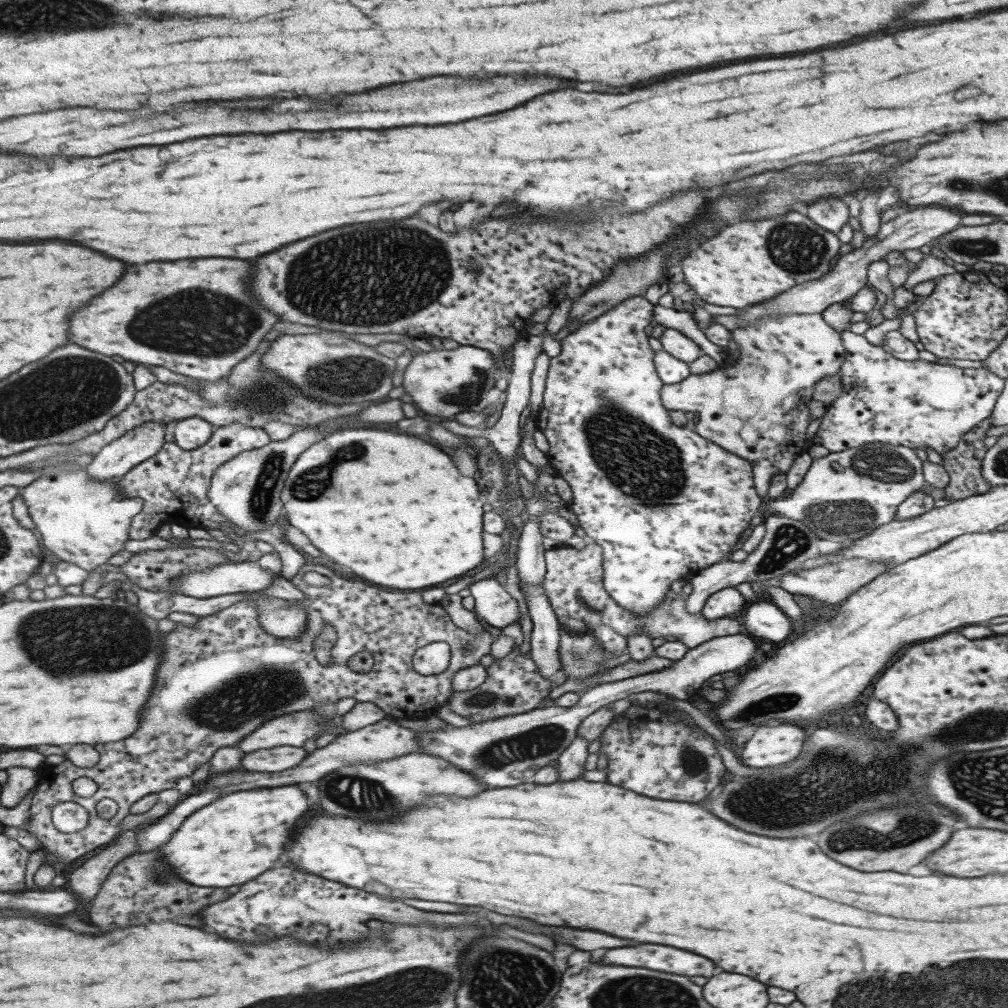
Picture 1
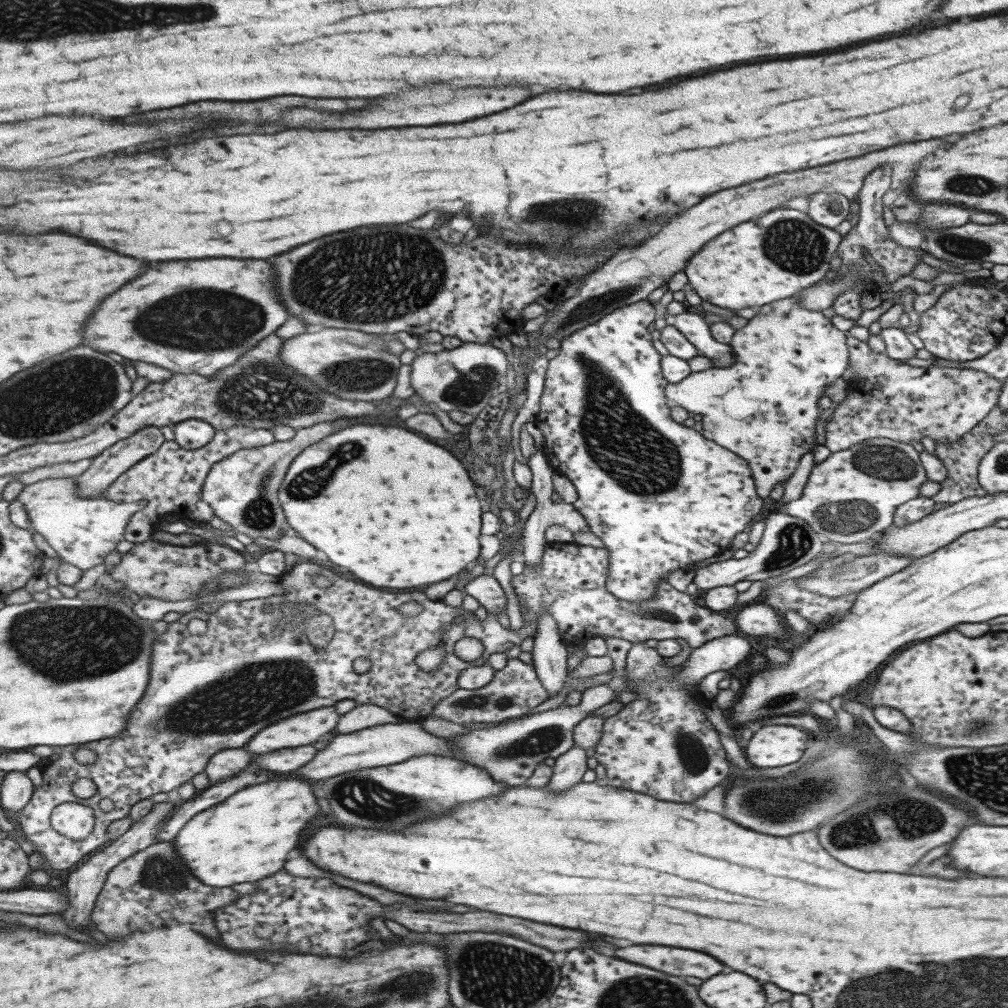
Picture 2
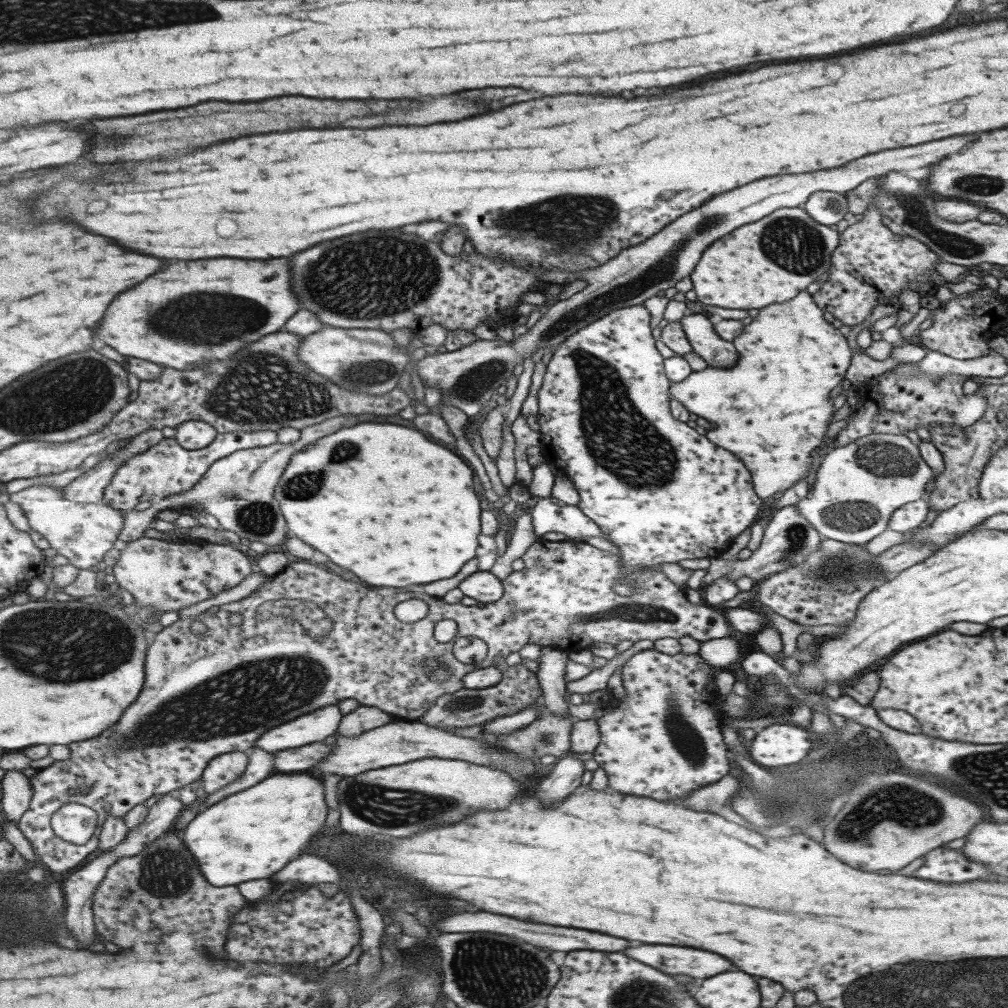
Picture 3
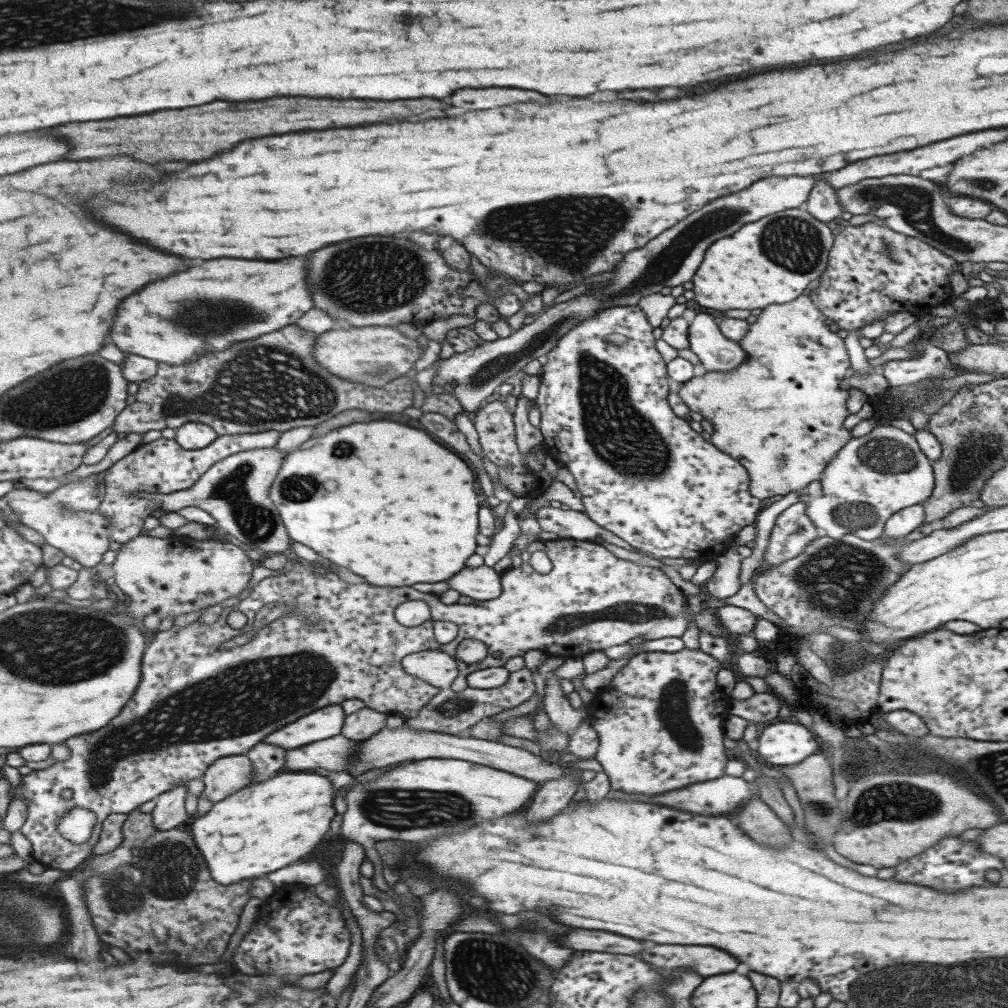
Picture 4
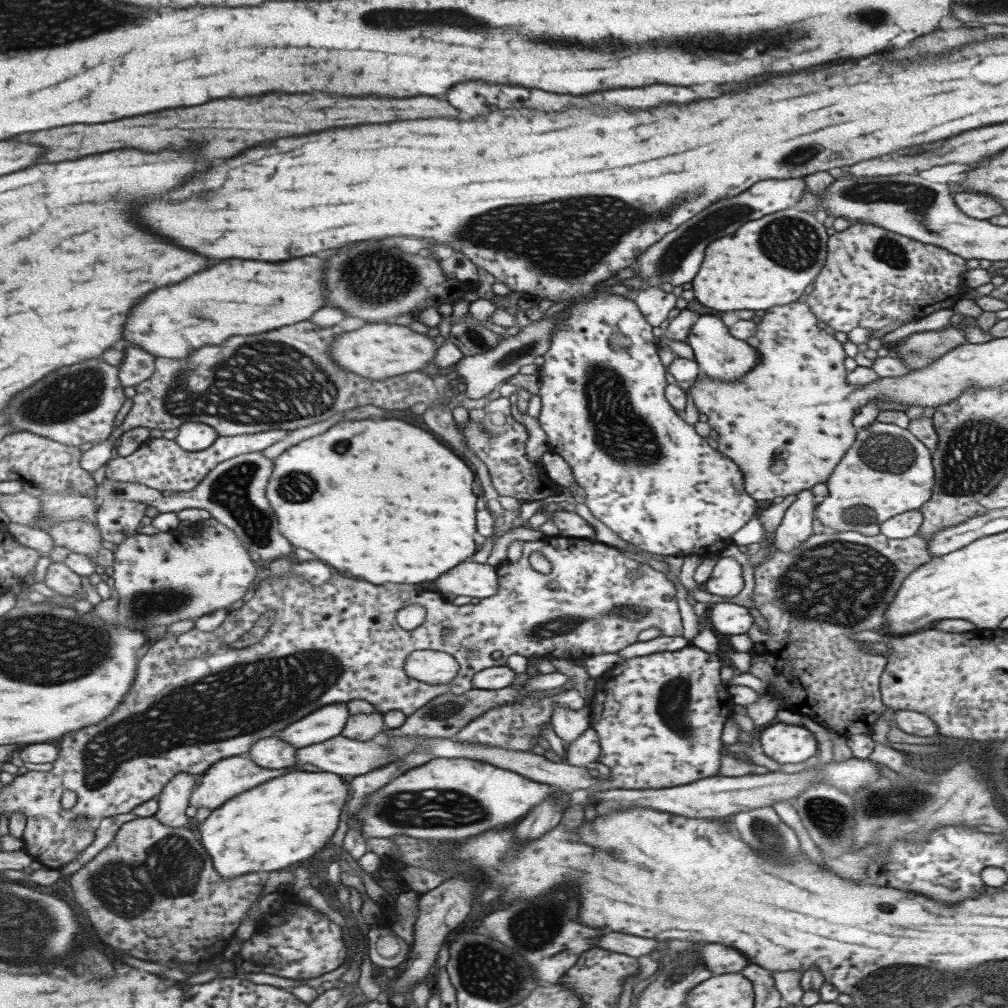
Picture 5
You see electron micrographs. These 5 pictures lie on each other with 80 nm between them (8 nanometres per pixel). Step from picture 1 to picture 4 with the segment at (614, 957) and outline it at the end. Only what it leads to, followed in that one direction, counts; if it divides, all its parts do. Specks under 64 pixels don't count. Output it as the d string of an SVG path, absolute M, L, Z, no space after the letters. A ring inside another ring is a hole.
M653 944L643 948L641 960L659 968L691 968L699 976L715 976L737 968L737 960L713 946L673 946Z

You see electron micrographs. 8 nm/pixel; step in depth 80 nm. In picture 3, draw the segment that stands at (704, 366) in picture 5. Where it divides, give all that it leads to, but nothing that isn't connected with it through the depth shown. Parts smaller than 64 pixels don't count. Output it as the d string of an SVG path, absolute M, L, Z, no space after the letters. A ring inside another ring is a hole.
M693 313L679 319L681 329L692 351L700 356L710 370L727 370L738 359L732 342L721 340L709 323L708 316Z

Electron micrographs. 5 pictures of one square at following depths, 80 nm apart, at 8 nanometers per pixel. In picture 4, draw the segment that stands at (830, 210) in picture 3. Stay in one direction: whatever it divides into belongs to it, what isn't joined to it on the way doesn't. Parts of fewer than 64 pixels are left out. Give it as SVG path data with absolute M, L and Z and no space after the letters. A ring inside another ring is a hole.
M815 177L809 191L806 211L819 222L829 222L839 217L842 208L837 202L834 188L821 178Z

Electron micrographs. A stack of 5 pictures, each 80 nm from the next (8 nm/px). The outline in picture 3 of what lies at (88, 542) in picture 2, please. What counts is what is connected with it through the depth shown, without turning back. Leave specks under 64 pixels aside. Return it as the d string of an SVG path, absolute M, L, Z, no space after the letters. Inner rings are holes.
M39 484L21 492L6 494L6 497L20 505L30 527L40 533L58 554L66 556L73 566L80 569L98 568L124 530L125 513L121 509L105 502L69 501L64 496L64 488L56 488L56 485Z

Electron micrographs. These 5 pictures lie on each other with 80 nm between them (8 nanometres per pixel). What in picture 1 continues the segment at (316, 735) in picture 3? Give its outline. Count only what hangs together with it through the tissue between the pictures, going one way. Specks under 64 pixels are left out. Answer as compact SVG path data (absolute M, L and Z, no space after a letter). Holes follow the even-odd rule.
M293 712L267 720L259 726L259 730L255 728L251 734L247 734L237 746L243 752L273 746L303 746L303 742L313 738L319 730L323 730L323 724L319 724L315 712Z

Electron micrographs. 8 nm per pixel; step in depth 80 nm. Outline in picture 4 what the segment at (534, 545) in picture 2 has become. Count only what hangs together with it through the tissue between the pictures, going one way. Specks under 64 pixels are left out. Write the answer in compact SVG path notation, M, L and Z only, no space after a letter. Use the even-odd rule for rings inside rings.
M542 503L536 508L532 517L537 520L542 531L555 533L560 538L593 541L599 537L609 544L641 554L618 536L593 523L584 513L570 509L560 510L557 505Z

